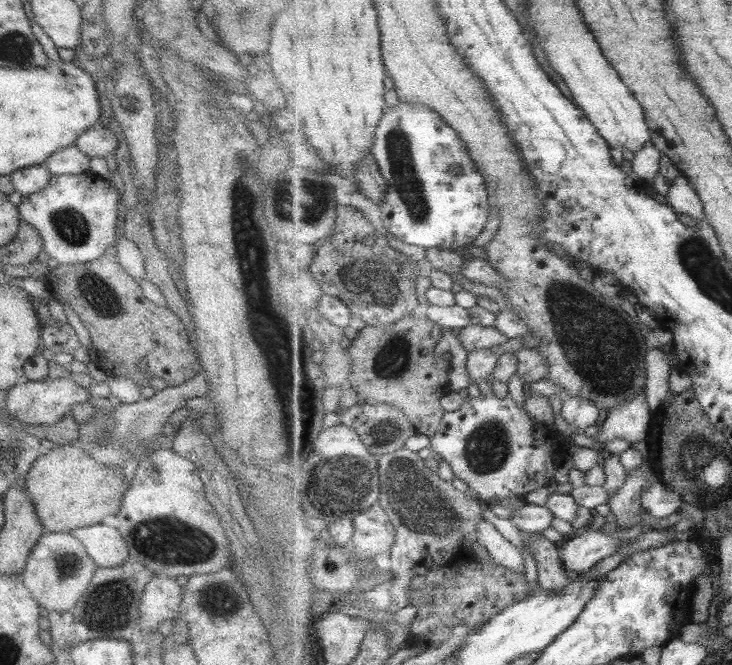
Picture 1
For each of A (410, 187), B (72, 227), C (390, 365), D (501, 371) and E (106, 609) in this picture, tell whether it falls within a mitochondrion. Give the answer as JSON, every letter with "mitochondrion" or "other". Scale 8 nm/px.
{"A":"mitochondrion","B":"mitochondrion","C":"mitochondrion","D":"other","E":"mitochondrion"}

